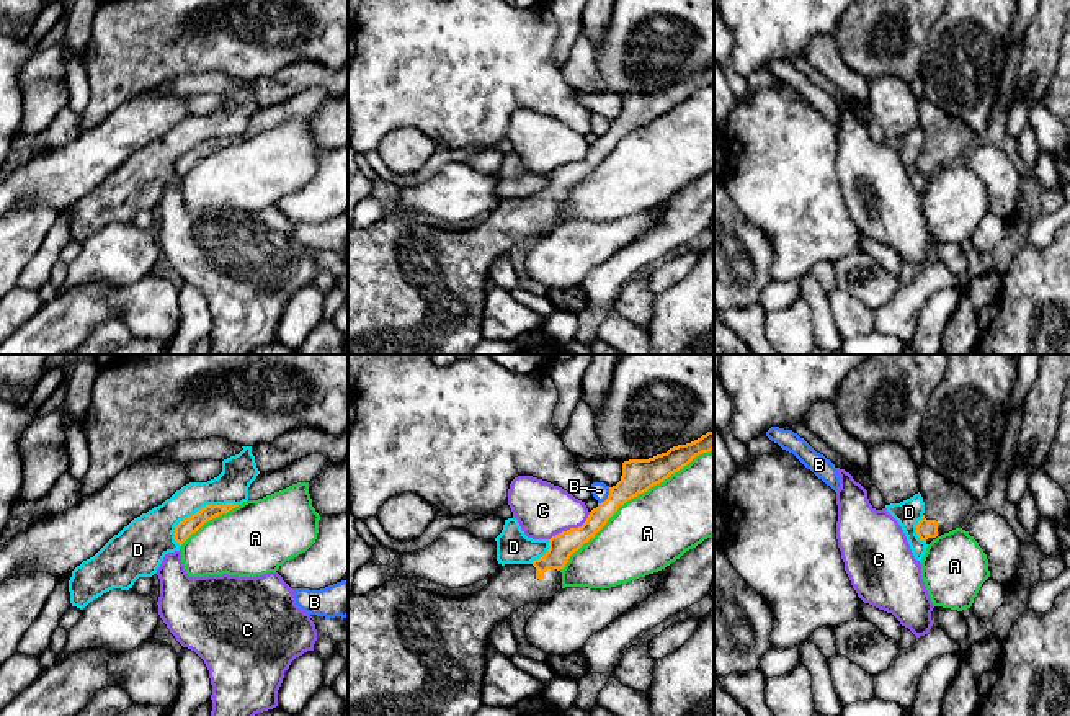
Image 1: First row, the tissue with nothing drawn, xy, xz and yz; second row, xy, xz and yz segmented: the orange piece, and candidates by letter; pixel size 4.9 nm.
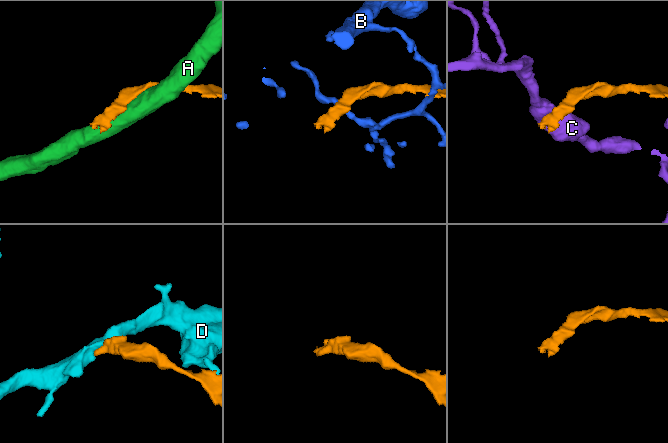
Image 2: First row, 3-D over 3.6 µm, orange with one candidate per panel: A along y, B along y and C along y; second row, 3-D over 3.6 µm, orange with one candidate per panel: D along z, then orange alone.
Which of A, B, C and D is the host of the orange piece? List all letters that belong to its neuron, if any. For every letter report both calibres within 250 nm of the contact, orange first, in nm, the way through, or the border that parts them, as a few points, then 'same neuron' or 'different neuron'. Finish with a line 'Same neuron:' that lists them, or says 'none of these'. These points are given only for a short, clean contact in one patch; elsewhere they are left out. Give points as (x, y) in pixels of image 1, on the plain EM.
A: 160 nm thick on the orange side, 380 nm on the other; different neuron
B: 160 nm thick on the orange side, 90 nm on the other; border along xz (610, 121), (610, 128), (598, 138); different neuron
C: 130 nm thick on the orange side, 280 nm on the other; border along xz (590, 146), (580, 159), (562, 164), (549, 174); different neuron
D: 90 nm thick on the orange side, 180 nm on the other; border along xy (237, 138), (203, 139), (175, 161), (173, 174); different neuron
Same neuron: none of these

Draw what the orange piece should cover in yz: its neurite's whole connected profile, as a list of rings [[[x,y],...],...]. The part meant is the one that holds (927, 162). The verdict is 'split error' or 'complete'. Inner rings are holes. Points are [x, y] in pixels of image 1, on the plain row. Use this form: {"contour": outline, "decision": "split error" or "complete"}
{"contour": [[[926,96],[918,100],[918,111],[925,147],[916,159],[916,168],[921,175],[930,178],[938,170],[961,160],[972,144],[974,132]]], "decision": "split error"}

